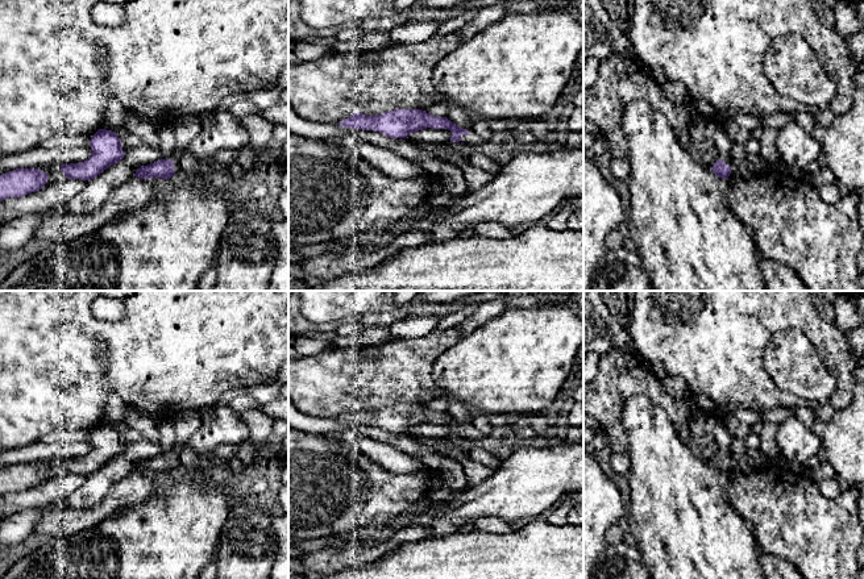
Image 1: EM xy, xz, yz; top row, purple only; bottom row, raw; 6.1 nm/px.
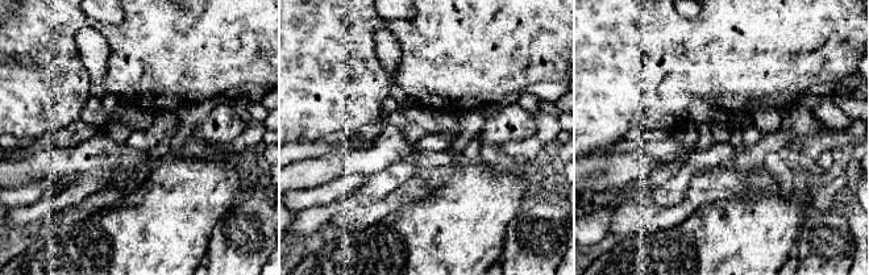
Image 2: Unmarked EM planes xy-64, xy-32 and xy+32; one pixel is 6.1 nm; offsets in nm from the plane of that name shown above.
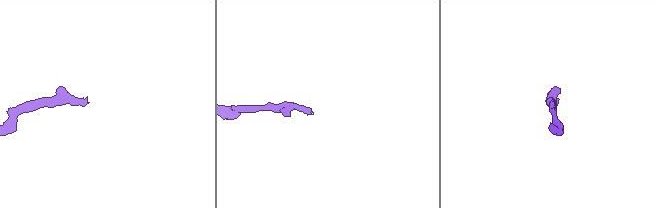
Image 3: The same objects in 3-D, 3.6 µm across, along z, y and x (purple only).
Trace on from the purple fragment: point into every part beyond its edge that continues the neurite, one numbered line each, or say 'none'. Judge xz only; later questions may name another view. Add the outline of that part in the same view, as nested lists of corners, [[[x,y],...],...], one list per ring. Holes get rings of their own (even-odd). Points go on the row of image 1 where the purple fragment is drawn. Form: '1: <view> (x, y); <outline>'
1: xz (472, 138); [[[466,129],[469,133],[466,136],[461,134],[460,142],[453,142],[453,145],[464,145],[464,146],[477,146],[479,143],[485,143],[486,141],[475,133],[473,129]]]

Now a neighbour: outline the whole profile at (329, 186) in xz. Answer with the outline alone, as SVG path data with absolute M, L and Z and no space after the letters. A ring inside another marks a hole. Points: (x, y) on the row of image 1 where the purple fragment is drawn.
M288 132L288 243L316 245L341 241L369 228L386 228L407 216L414 208L427 203L435 176L423 174L396 180L377 171L356 150L323 139L307 138Z

